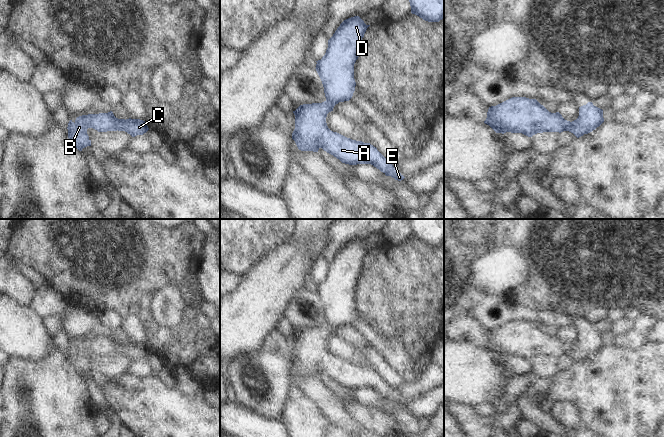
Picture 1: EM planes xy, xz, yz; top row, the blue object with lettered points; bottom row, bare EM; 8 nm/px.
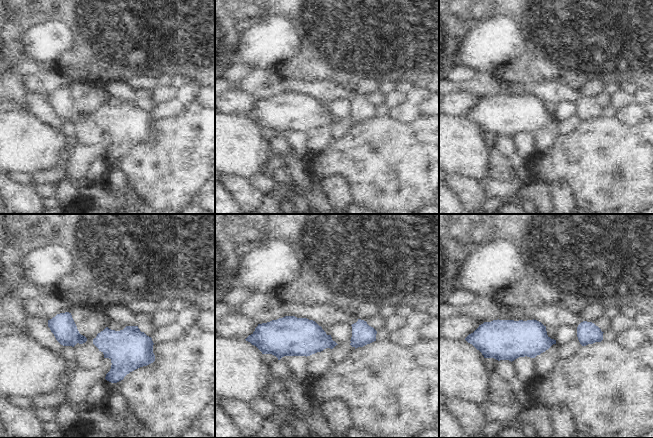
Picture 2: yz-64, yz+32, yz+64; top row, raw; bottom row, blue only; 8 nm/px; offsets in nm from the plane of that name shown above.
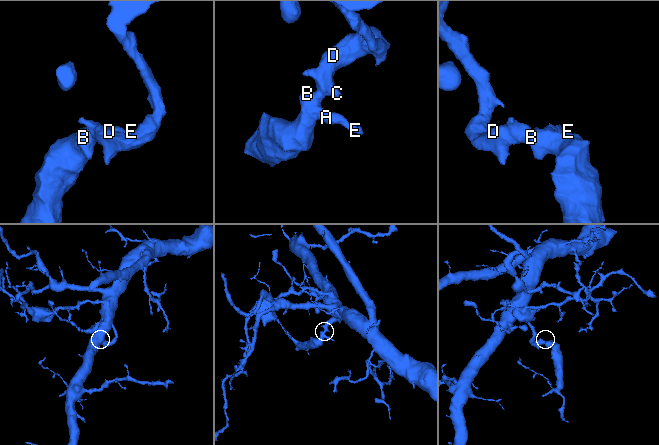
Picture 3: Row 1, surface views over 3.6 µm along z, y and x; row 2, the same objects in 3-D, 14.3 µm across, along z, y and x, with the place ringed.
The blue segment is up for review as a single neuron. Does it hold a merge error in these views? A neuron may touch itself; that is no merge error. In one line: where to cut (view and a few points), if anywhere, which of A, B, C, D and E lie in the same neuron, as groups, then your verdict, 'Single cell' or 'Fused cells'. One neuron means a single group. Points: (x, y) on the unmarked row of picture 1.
No split. Groups: A B C D E. Single cell.

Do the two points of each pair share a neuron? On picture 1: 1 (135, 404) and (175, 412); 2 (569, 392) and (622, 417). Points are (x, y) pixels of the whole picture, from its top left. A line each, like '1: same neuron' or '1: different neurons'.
1: same neuron
2: same neuron

